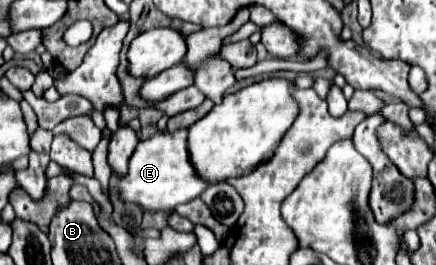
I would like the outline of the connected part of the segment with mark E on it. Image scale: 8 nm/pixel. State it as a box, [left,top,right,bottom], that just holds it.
[117,130,207,212]

